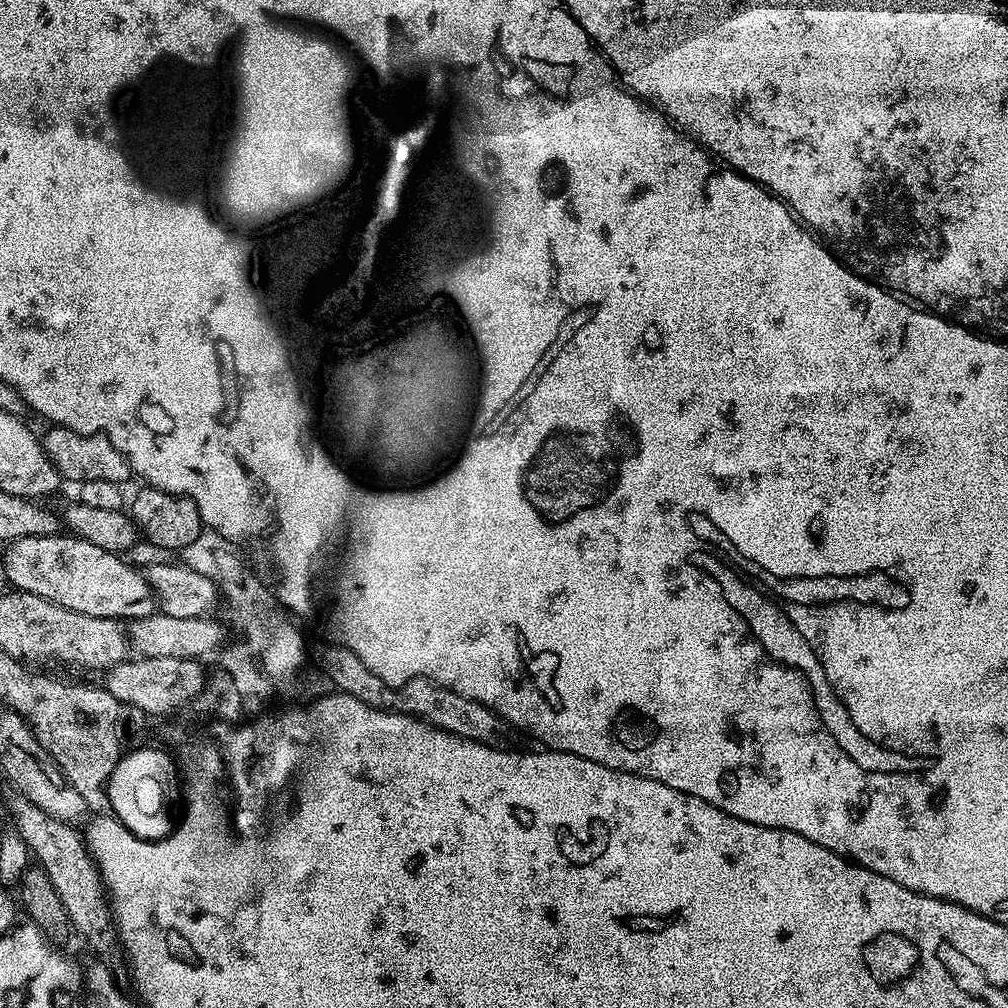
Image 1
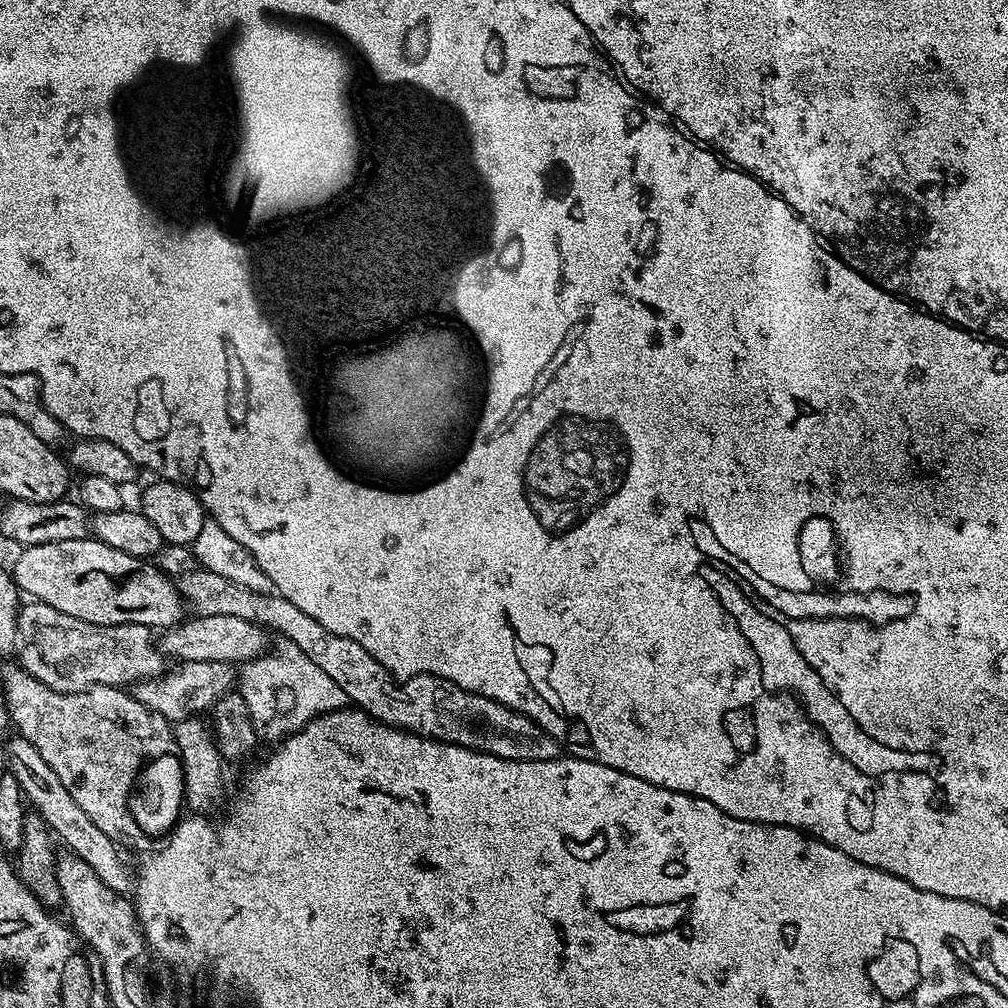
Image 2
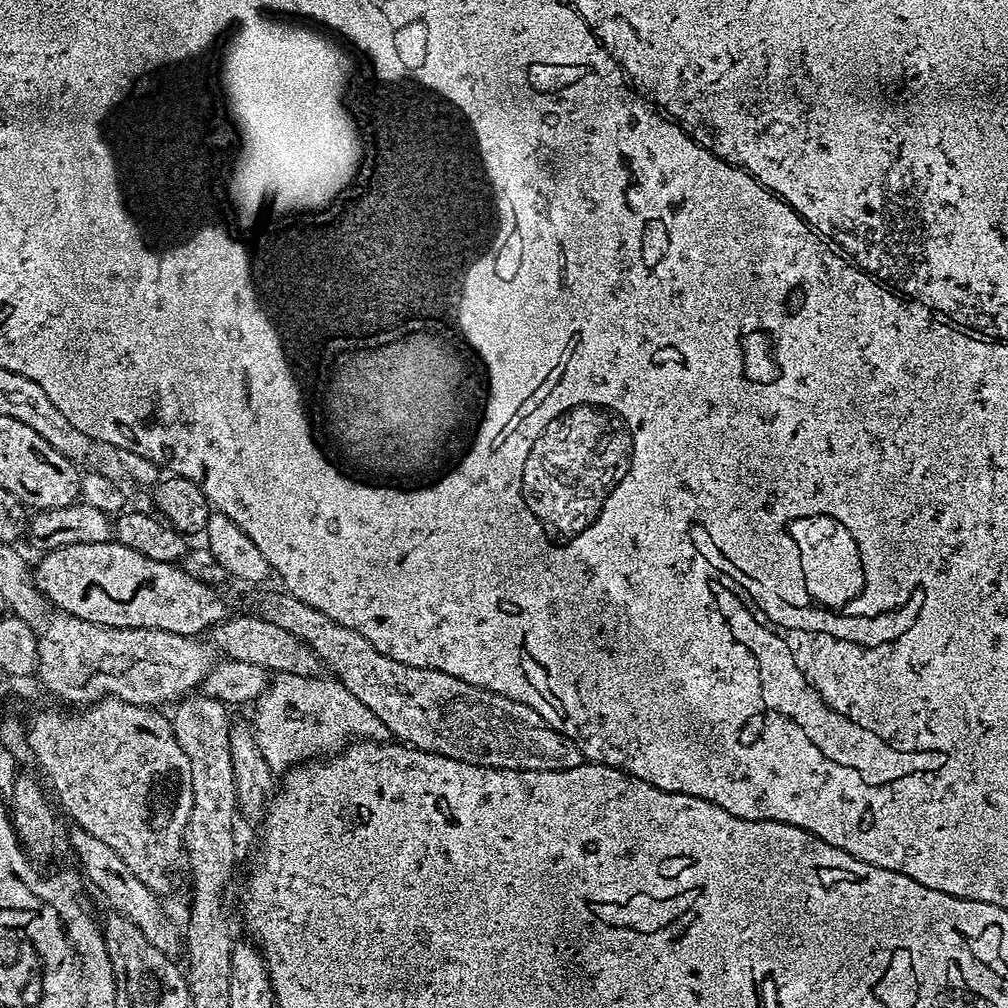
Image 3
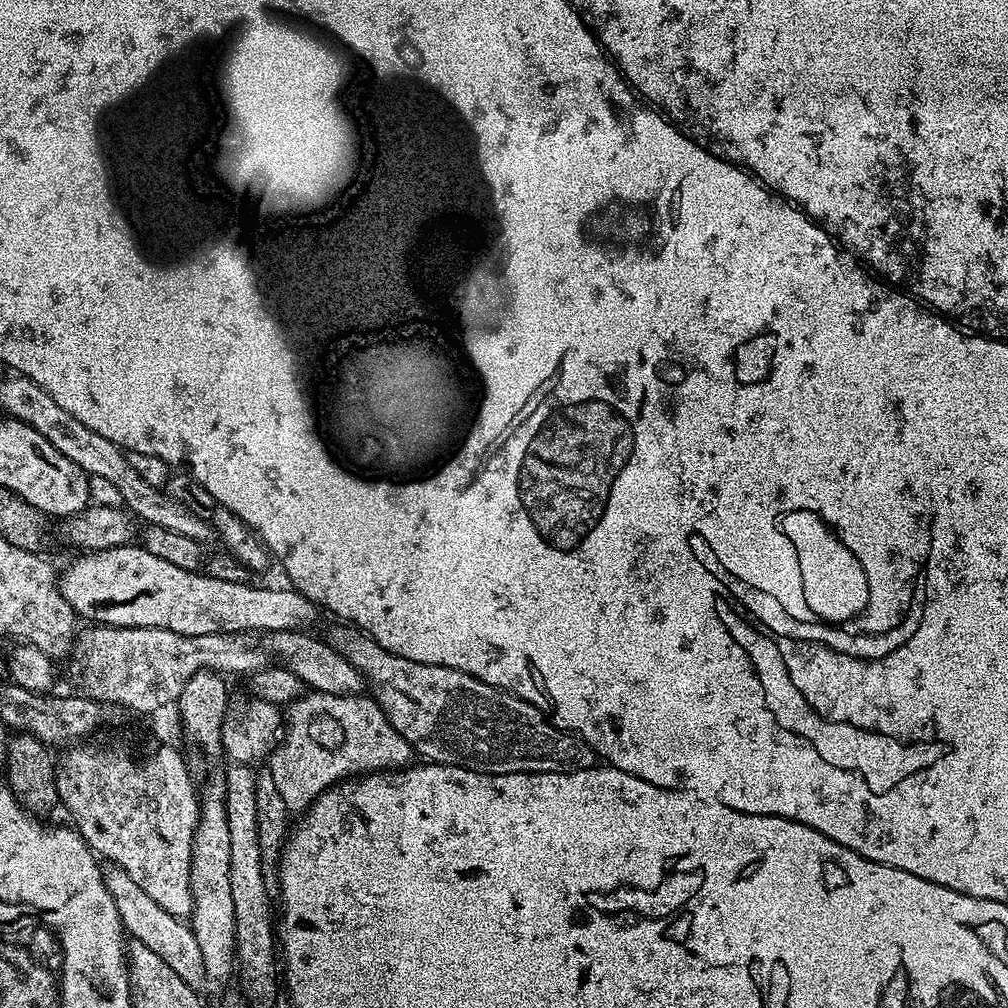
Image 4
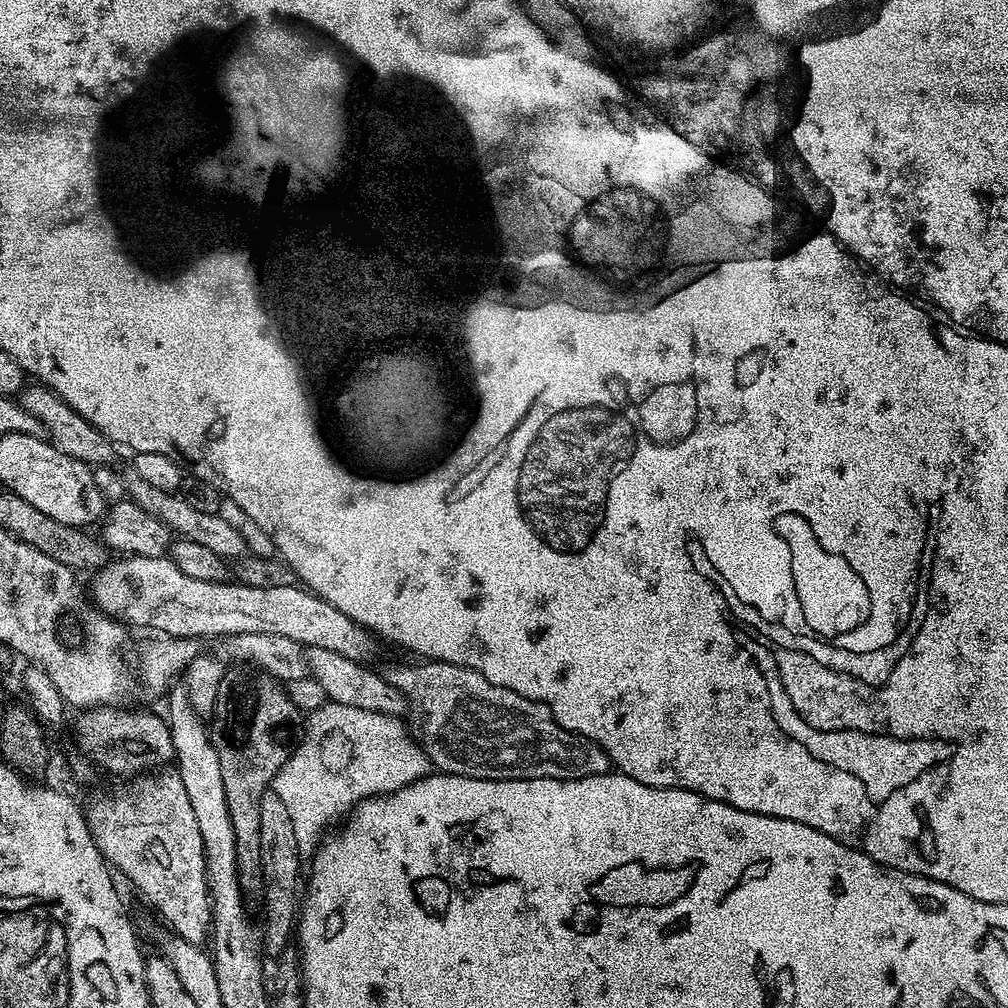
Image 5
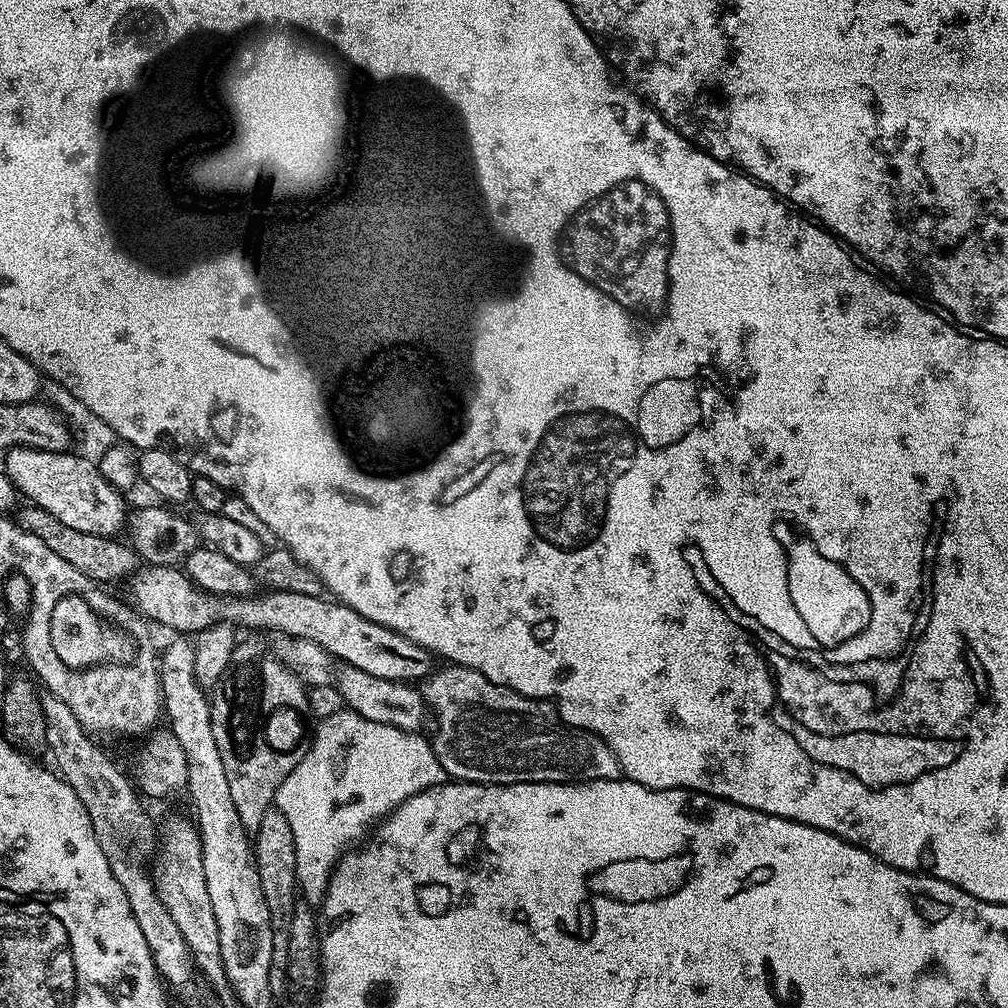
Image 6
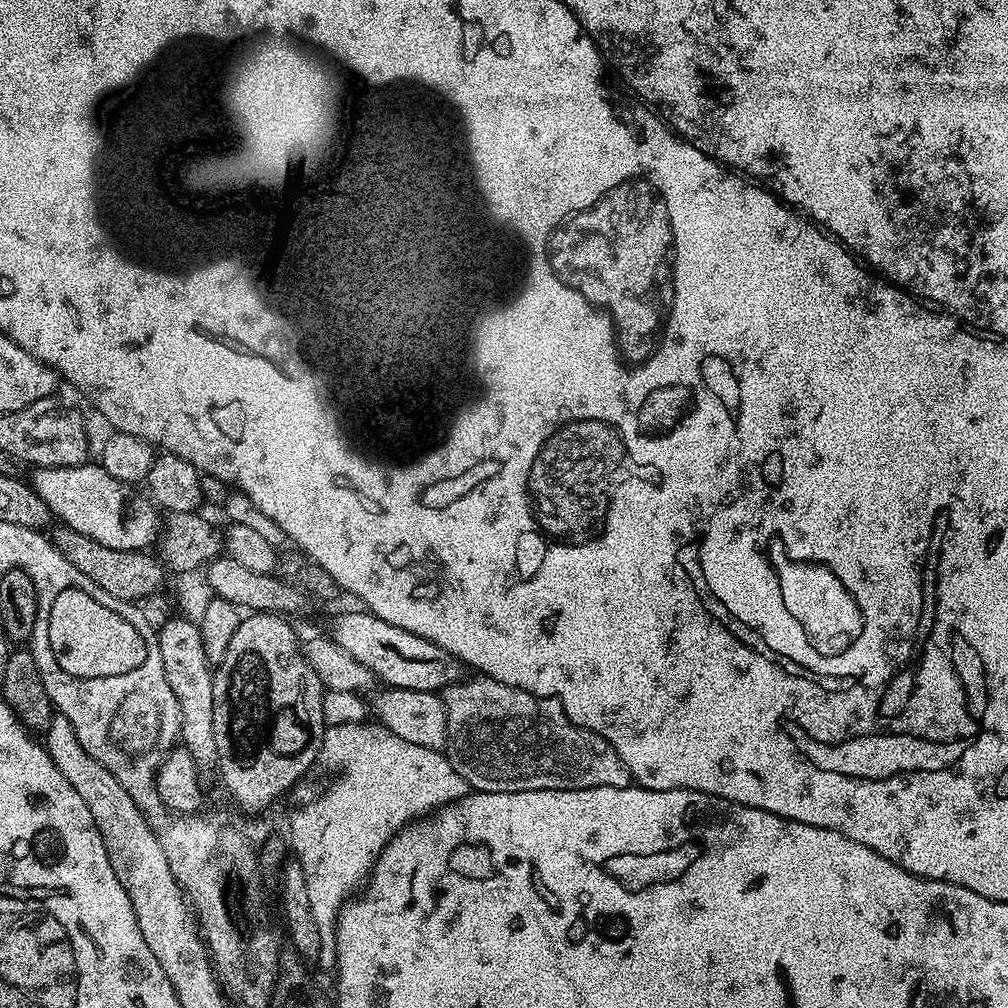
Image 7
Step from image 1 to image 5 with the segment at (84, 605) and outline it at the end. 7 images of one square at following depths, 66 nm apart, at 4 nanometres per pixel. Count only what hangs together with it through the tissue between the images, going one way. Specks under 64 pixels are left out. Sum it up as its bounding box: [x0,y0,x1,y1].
[90,554,378,662]

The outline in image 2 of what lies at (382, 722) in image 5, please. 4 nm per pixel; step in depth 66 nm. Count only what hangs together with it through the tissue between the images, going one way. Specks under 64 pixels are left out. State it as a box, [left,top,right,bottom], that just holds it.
[238,639,349,742]

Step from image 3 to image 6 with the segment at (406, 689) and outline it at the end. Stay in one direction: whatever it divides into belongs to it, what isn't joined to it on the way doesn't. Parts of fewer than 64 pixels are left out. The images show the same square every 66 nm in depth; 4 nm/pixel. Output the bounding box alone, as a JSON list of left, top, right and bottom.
[418,663,621,784]

